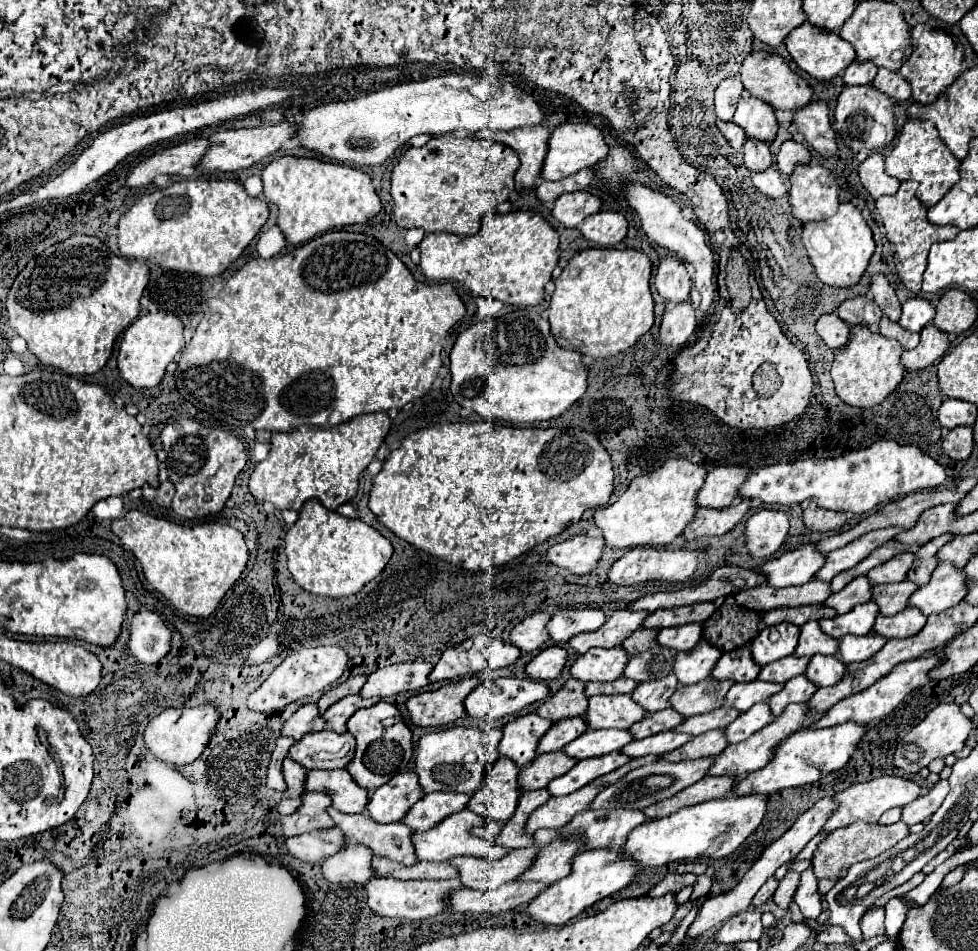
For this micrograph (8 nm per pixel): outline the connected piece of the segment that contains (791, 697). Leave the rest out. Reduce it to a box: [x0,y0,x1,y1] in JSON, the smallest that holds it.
[769,675,819,715]

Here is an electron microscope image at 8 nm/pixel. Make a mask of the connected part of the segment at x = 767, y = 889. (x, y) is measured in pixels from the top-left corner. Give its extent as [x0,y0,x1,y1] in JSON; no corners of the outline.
[753,877,779,907]

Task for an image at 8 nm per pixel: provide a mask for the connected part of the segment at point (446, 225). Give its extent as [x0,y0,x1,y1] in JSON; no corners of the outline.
[391,137,519,235]

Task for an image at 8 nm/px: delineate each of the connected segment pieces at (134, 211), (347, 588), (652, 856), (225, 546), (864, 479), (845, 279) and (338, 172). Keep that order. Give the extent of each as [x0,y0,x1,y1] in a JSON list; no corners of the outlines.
[[119,181,267,277],[285,499,393,597],[623,795,767,867],[111,511,249,617],[739,441,945,515],[801,203,875,287],[263,157,381,245]]

